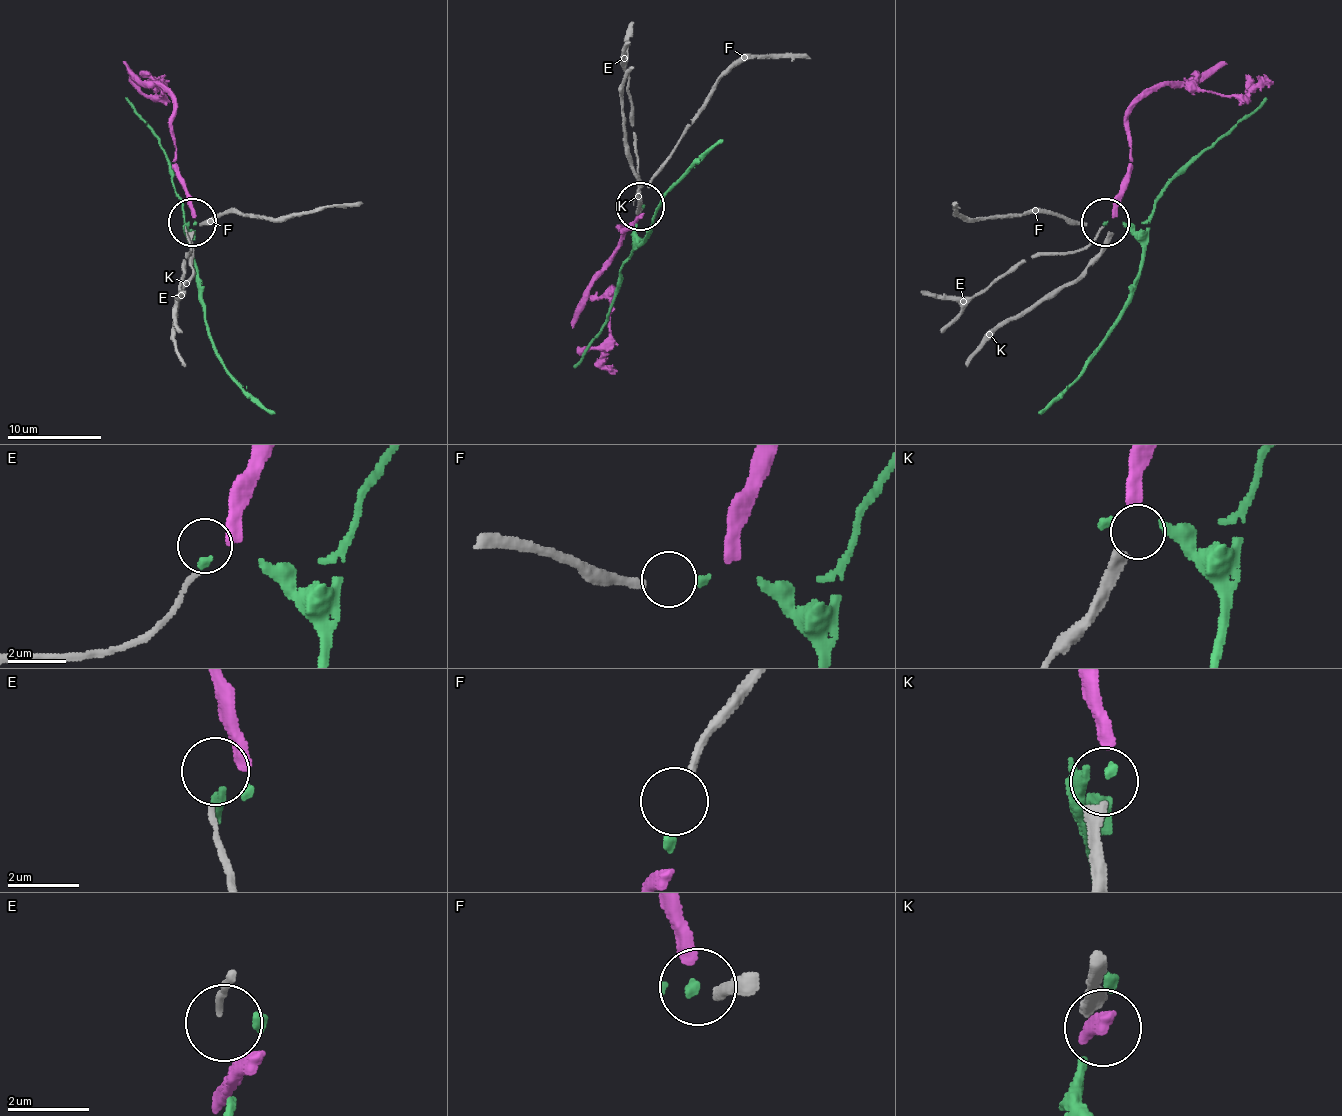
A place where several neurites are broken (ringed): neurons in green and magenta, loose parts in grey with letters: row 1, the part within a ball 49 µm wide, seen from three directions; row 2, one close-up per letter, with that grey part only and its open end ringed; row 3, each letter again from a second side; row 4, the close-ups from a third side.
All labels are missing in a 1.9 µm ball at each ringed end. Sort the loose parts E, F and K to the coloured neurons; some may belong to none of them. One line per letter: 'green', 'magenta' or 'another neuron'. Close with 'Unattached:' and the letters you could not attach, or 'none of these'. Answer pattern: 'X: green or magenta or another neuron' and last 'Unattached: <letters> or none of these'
E: another neuron
F: green
K: magenta
Unattached: E

